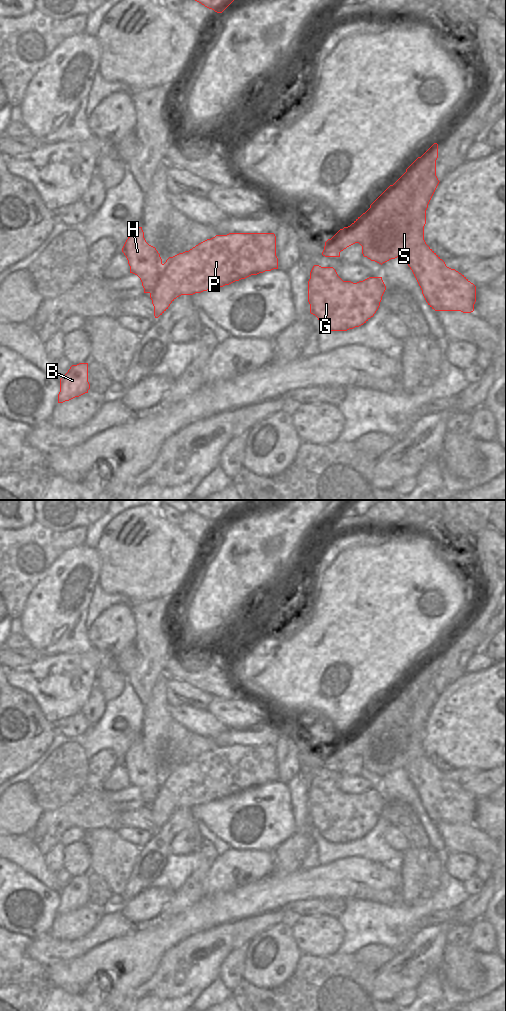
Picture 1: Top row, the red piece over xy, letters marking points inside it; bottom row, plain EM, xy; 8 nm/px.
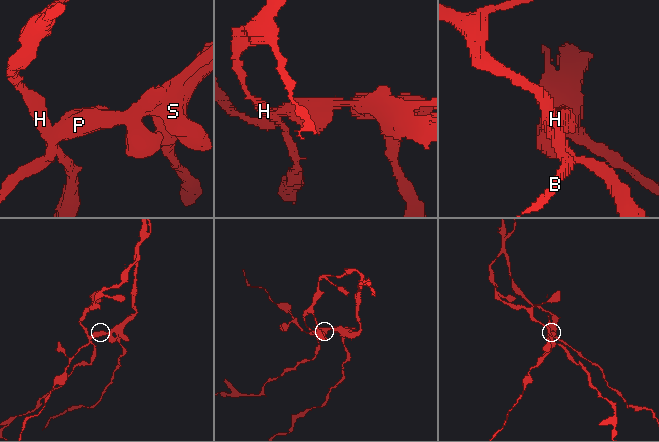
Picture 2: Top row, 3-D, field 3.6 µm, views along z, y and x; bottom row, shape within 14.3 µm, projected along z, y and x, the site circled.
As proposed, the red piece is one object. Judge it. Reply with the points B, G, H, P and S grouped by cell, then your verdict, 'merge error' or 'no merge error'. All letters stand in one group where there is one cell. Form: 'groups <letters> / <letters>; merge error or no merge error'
groups B G P S / H; merge error

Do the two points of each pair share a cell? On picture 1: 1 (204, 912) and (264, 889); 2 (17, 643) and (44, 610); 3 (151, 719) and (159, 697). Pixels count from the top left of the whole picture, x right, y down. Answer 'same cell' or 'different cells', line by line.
1: same cell
2: different cells
3: same cell

